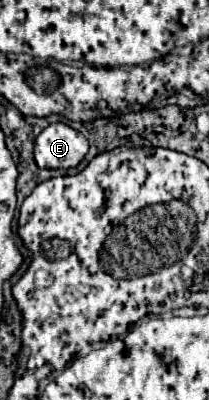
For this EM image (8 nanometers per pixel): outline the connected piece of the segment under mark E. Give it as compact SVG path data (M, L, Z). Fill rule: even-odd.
M53 123L35 139L35 161L41 169L73 169L89 151L83 133L65 123Z

